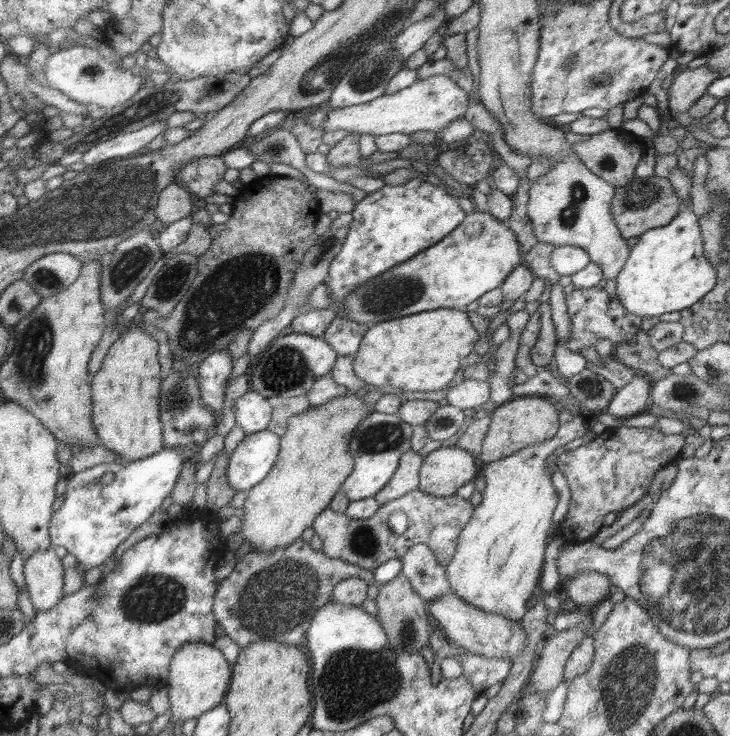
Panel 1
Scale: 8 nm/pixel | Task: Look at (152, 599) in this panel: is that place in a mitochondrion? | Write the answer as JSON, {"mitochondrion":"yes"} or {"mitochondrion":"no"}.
{"mitochondrion":"yes"}

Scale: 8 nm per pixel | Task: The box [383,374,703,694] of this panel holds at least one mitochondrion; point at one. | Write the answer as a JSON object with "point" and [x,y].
{"point":[591,389]}

